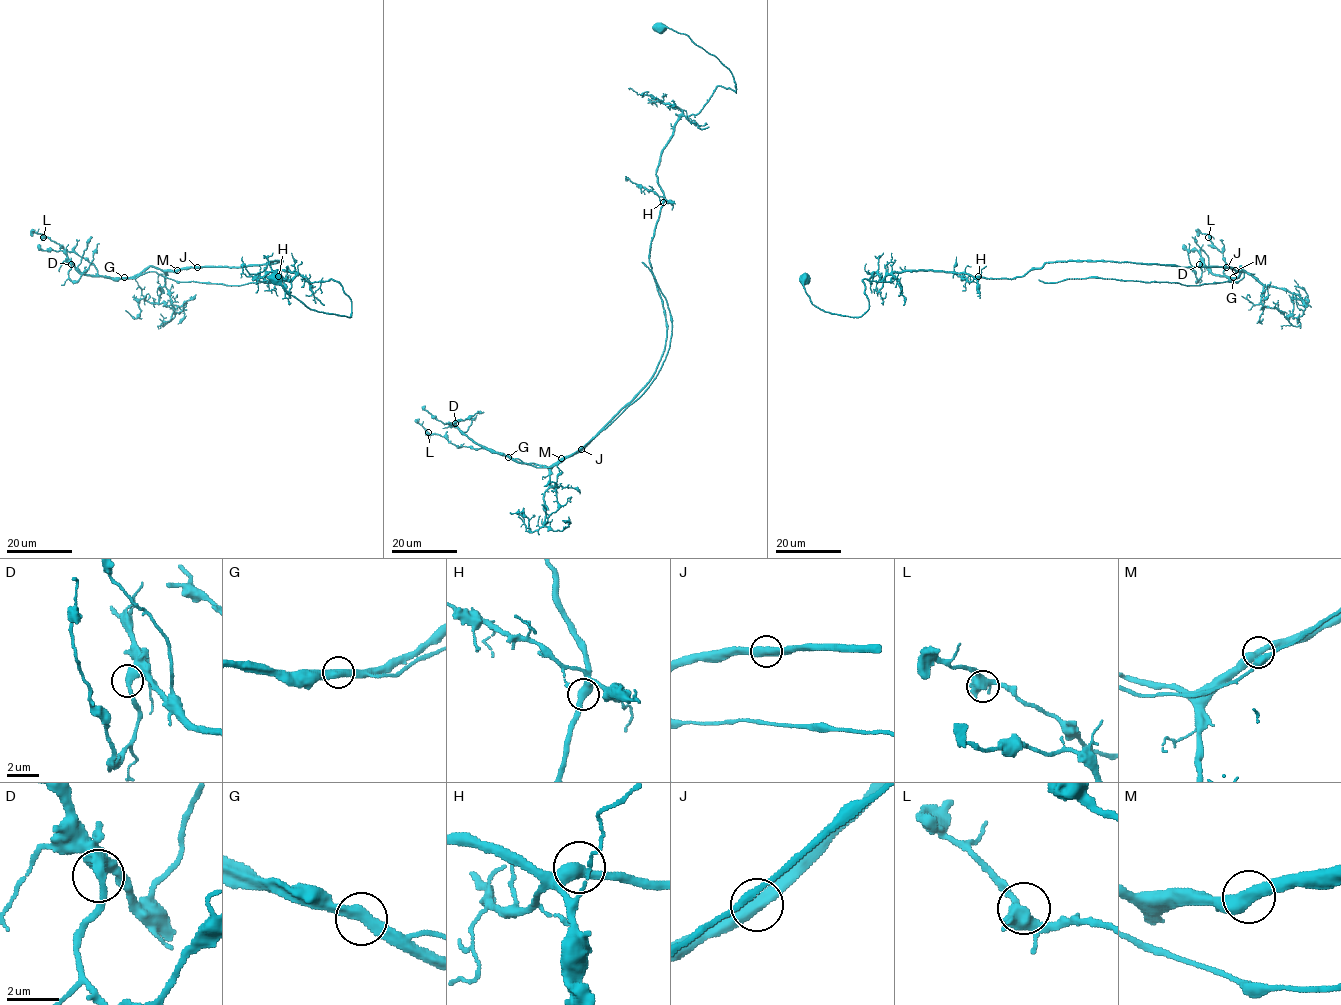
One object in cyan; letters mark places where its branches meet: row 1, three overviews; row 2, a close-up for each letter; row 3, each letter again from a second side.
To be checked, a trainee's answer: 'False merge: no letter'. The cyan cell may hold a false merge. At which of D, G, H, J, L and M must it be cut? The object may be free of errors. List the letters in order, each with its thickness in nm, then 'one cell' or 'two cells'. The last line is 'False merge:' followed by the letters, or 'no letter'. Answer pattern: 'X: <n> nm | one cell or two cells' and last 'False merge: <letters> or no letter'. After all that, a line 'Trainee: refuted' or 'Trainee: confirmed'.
D: 440 nm | one cell
G: 440 nm | two cells
H: 440 nm | one cell
J: 480 nm | one cell
L: 500 nm | one cell
M: 460 nm | one cell
False merge: G
Trainee: refuted

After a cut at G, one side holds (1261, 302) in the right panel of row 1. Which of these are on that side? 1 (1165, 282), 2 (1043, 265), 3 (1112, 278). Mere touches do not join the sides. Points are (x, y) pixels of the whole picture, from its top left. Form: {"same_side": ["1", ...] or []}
{"same_side": ["2"]}

